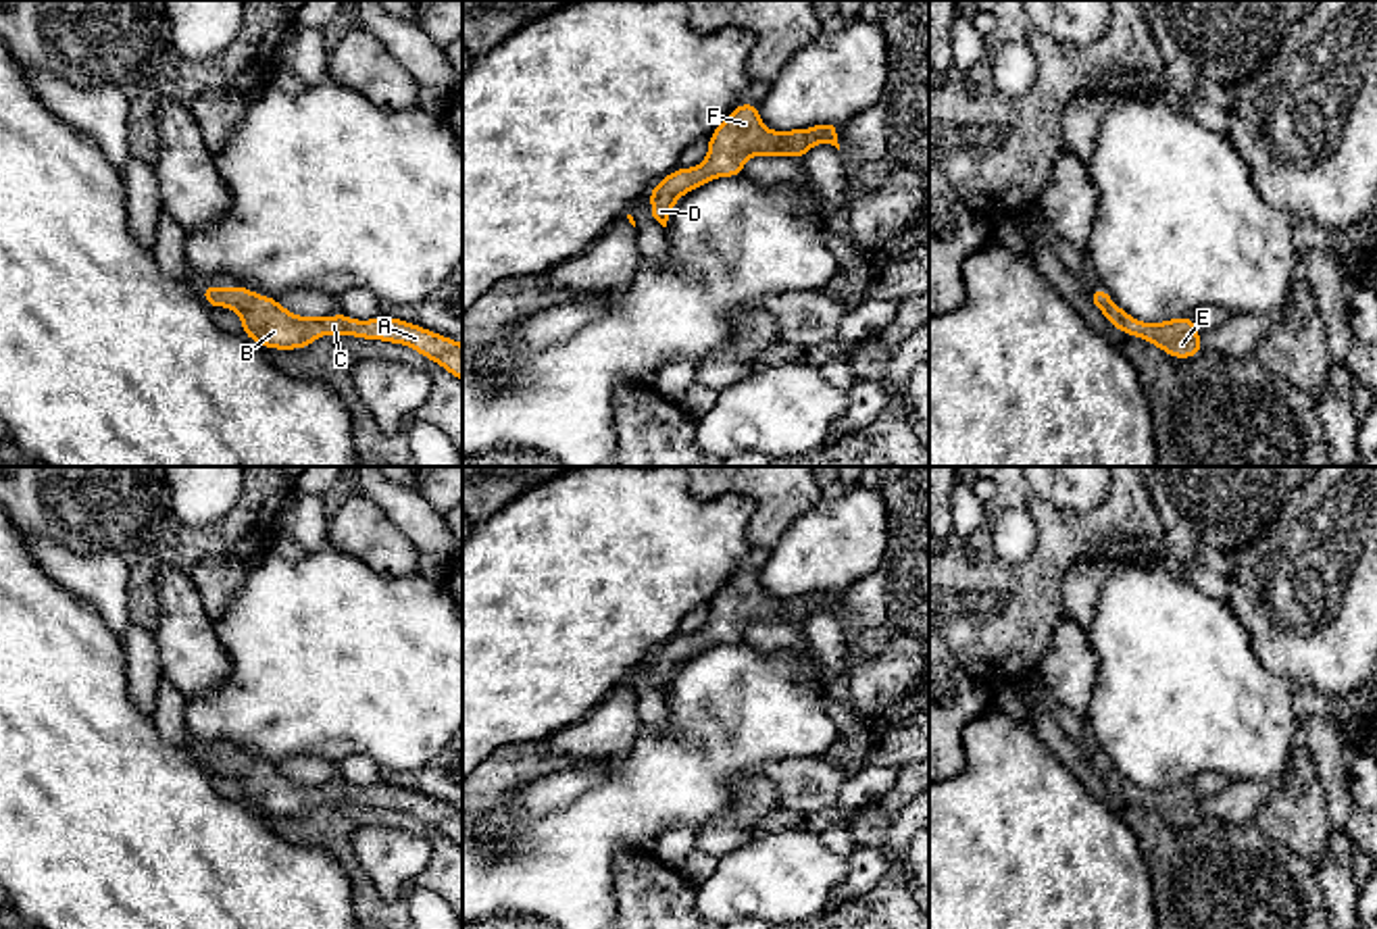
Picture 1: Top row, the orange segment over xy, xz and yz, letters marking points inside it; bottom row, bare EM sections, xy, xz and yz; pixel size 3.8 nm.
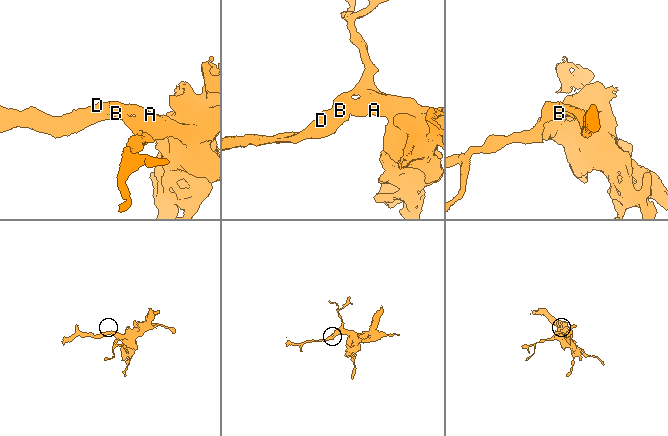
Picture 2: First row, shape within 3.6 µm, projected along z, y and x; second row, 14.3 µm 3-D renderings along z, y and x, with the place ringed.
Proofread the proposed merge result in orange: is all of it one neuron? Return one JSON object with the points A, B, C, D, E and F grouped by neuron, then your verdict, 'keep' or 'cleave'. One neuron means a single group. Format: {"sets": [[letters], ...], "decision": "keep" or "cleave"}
{"sets": [["A", "B", "C", "D", "E", "F"]], "decision": "keep"}

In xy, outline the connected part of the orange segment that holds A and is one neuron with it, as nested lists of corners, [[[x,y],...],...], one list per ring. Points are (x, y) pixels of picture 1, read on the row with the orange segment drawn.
[[[202,283],[202,298],[210,308],[235,308],[242,319],[242,333],[273,350],[300,350],[312,346],[319,335],[354,335],[360,340],[383,340],[404,344],[421,356],[437,362],[462,381],[462,344],[419,327],[415,323],[379,315],[371,321],[356,321],[340,312],[333,317],[298,317],[285,310],[277,298],[233,285],[212,287]]]

